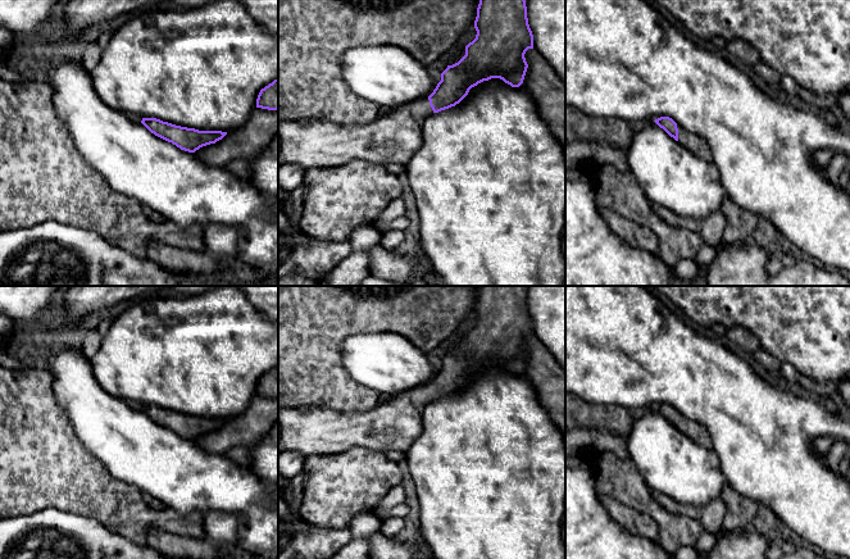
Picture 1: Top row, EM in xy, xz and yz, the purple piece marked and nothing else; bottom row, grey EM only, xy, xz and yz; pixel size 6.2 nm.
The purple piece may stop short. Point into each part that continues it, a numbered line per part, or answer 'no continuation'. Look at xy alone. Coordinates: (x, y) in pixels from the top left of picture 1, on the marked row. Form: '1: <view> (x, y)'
no continuation

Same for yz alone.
1: yz (694, 142)

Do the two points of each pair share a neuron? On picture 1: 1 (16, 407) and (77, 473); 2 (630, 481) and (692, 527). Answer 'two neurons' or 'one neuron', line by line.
1: one neuron
2: one neuron

